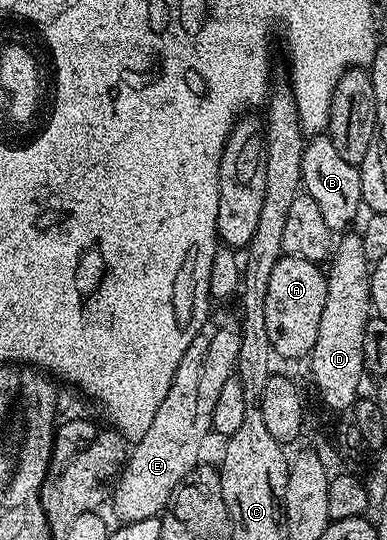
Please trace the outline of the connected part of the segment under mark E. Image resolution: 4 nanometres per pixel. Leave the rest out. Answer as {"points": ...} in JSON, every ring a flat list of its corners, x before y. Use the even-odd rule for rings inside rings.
{"points":[[213,312,200,328,200,333,194,335,190,347,186,347,186,355,182,355,182,363,178,363,178,371,174,371,174,379,170,383,170,391,166,391,166,399,162,399,162,407,158,407,158,412,148,418,147,427,135,438,136,446,131,446,128,459,118,474,110,505,112,501,121,522,160,517,167,510,168,502,172,500,172,493,178,487,178,483,182,483,182,479,190,475,195,465,201,464,200,448,204,445,204,436,209,436,212,428,214,403,226,384,226,379,234,375,239,346,240,318,235,312]]}

